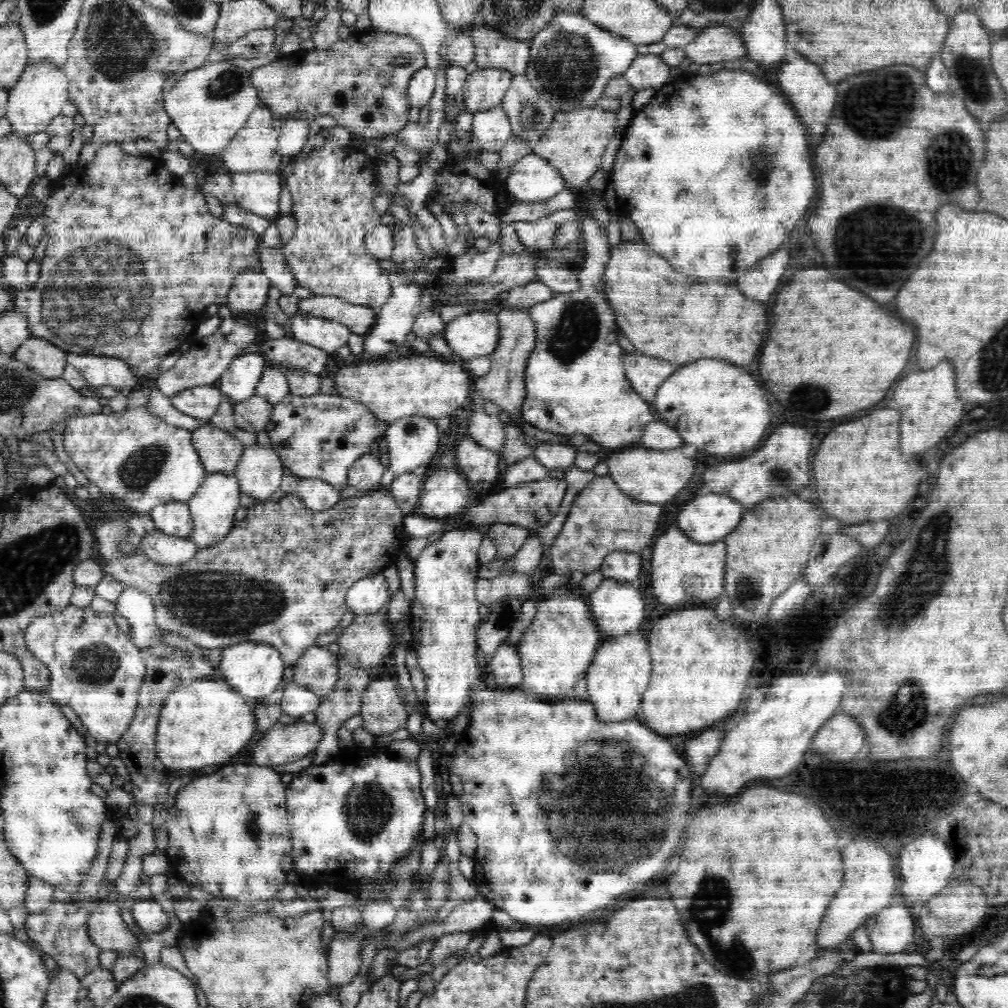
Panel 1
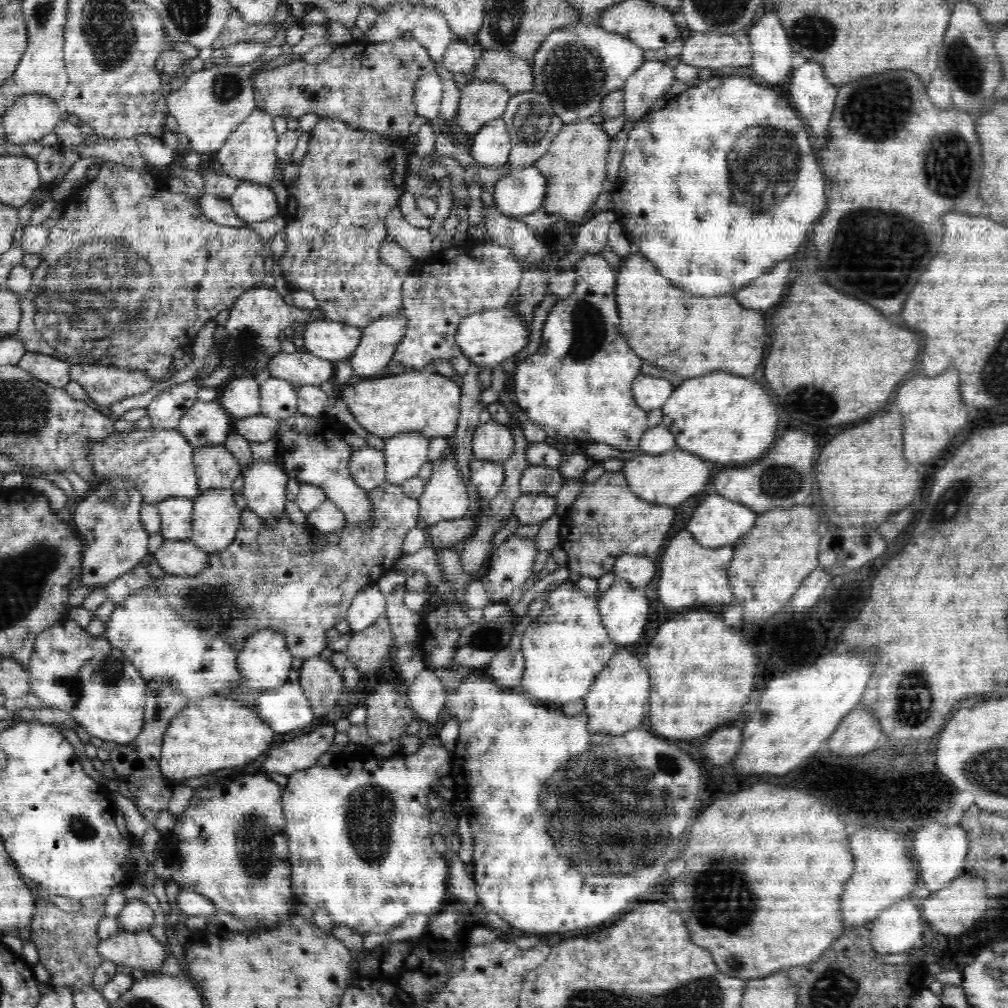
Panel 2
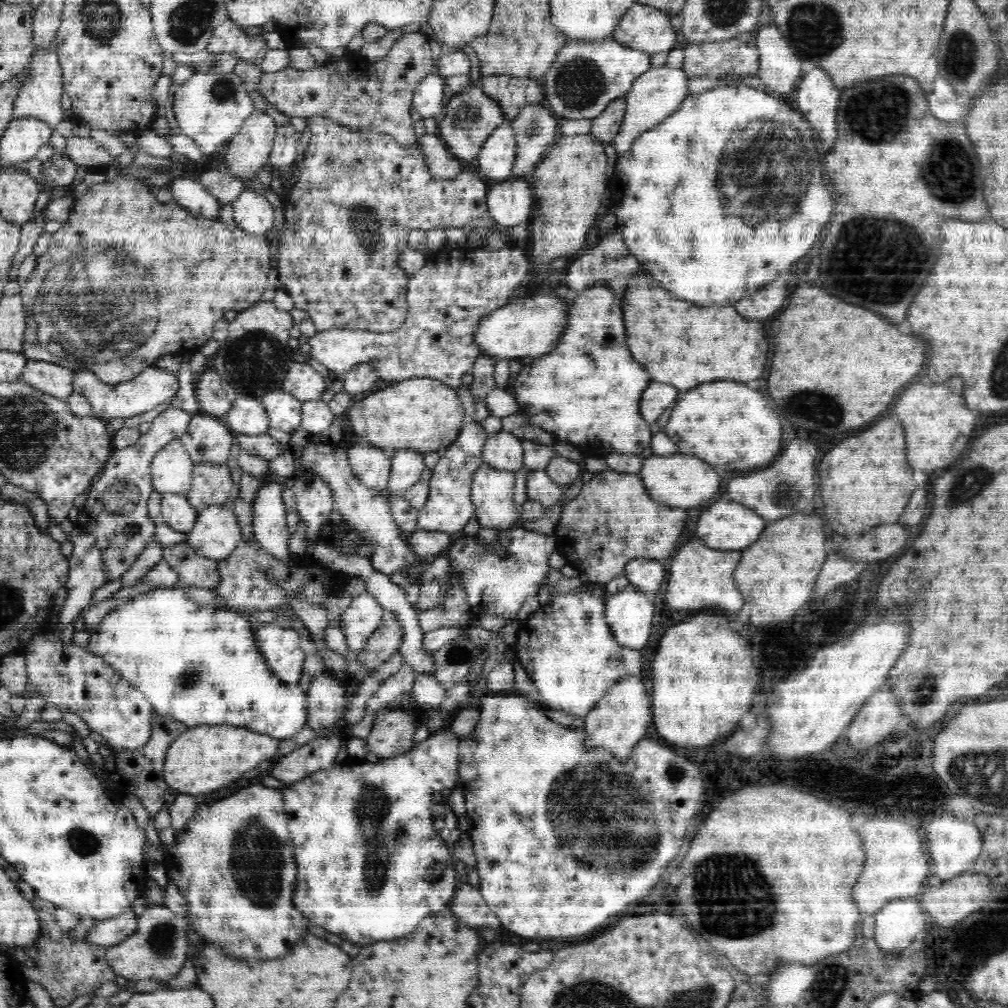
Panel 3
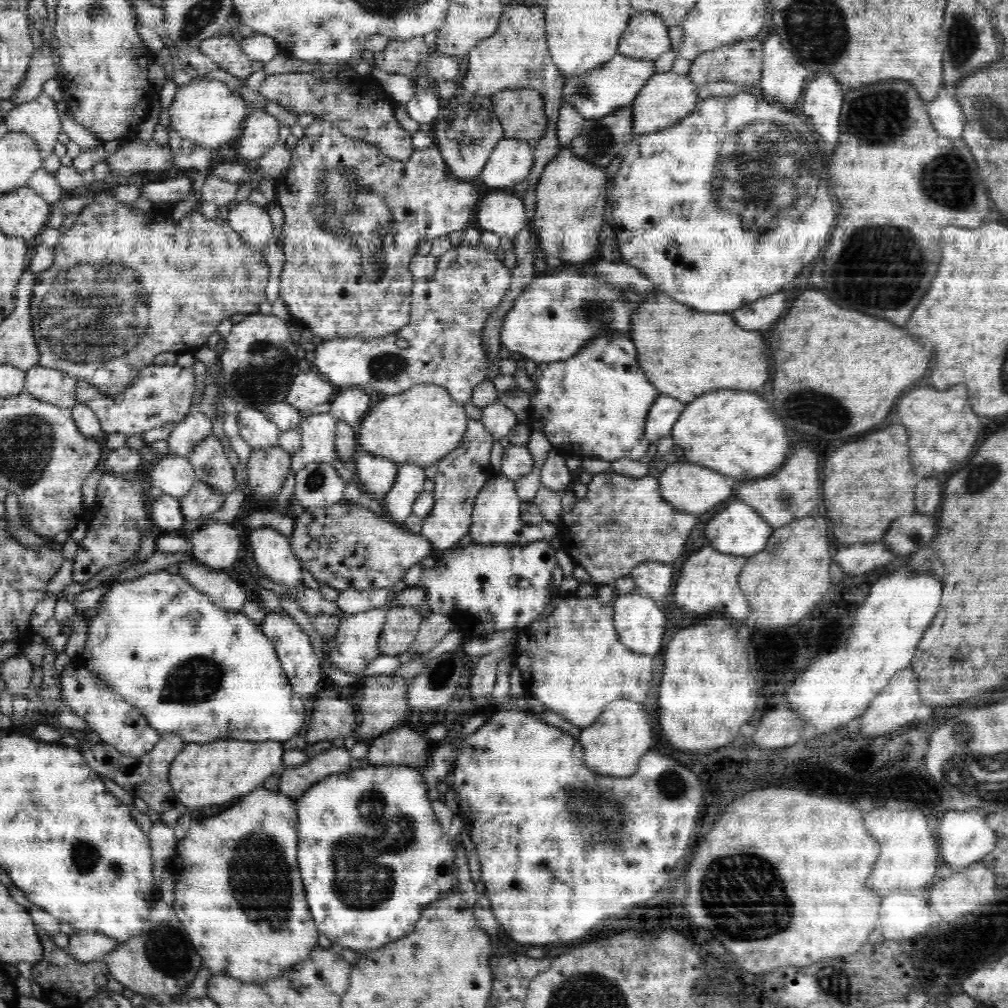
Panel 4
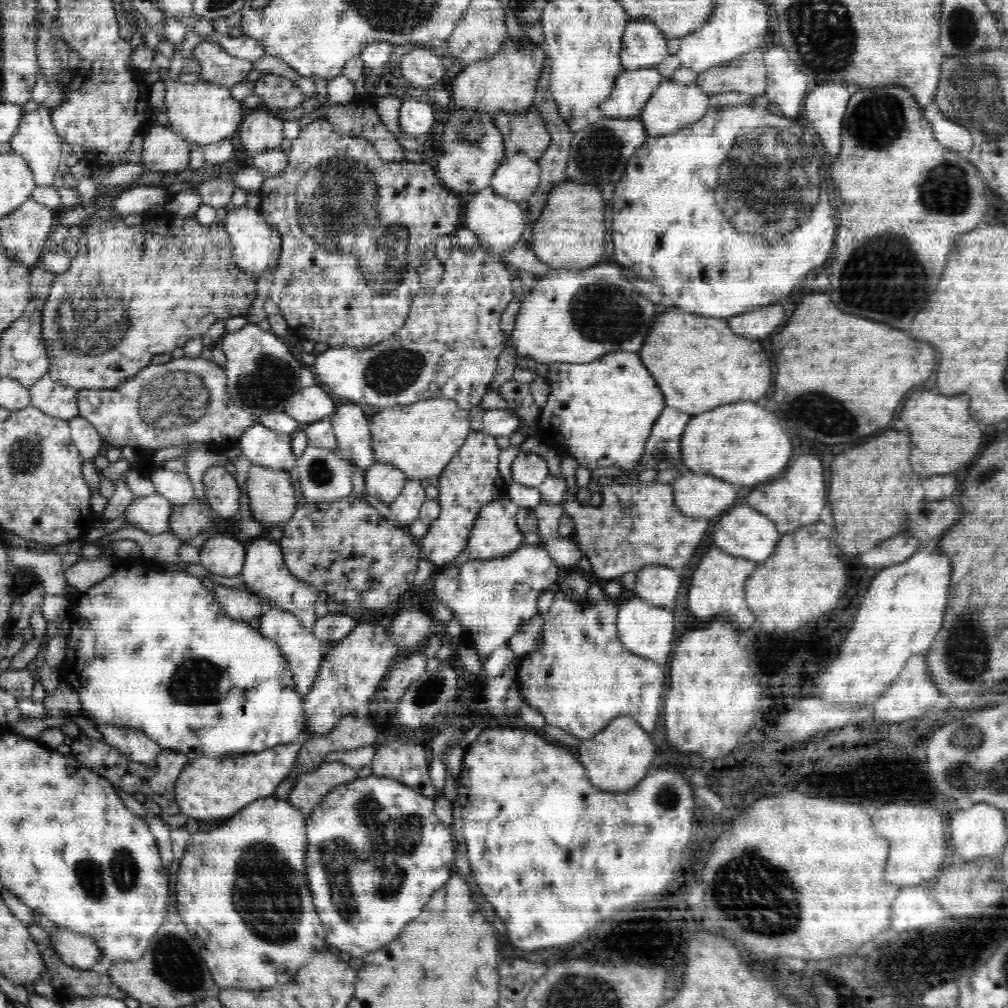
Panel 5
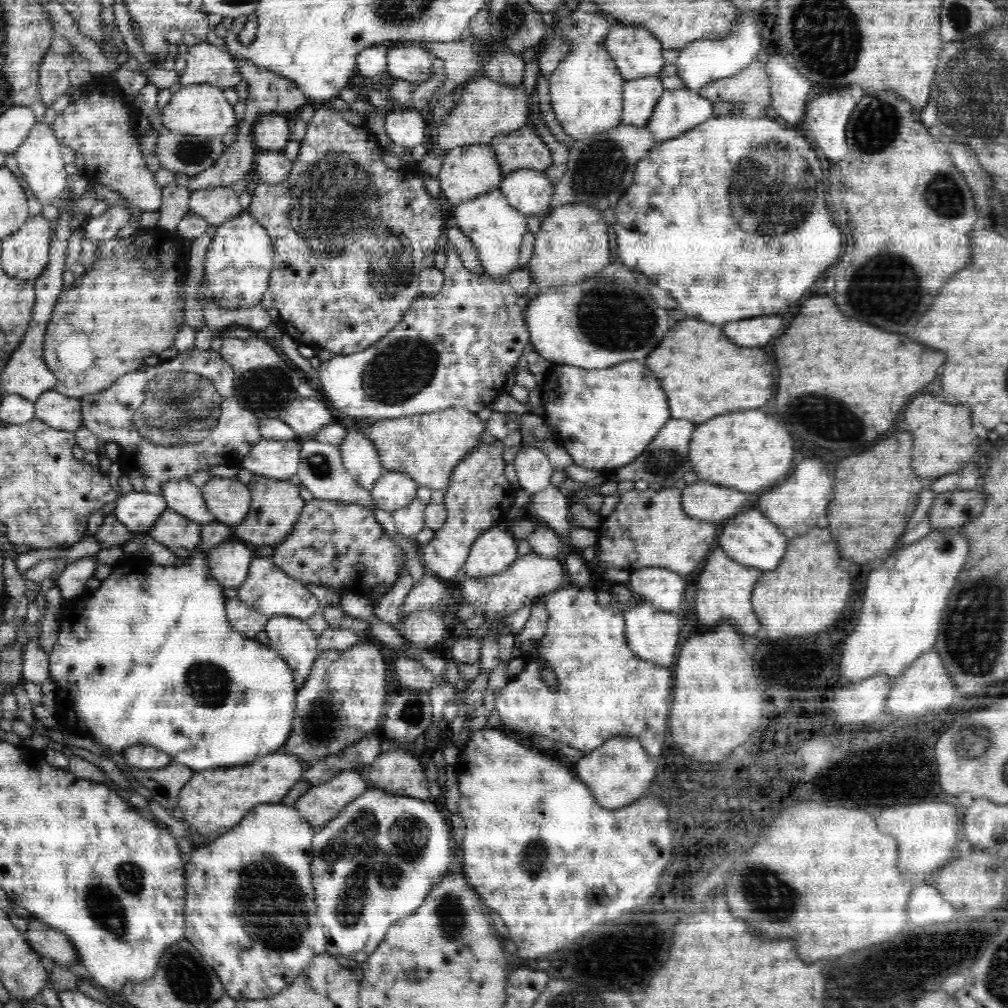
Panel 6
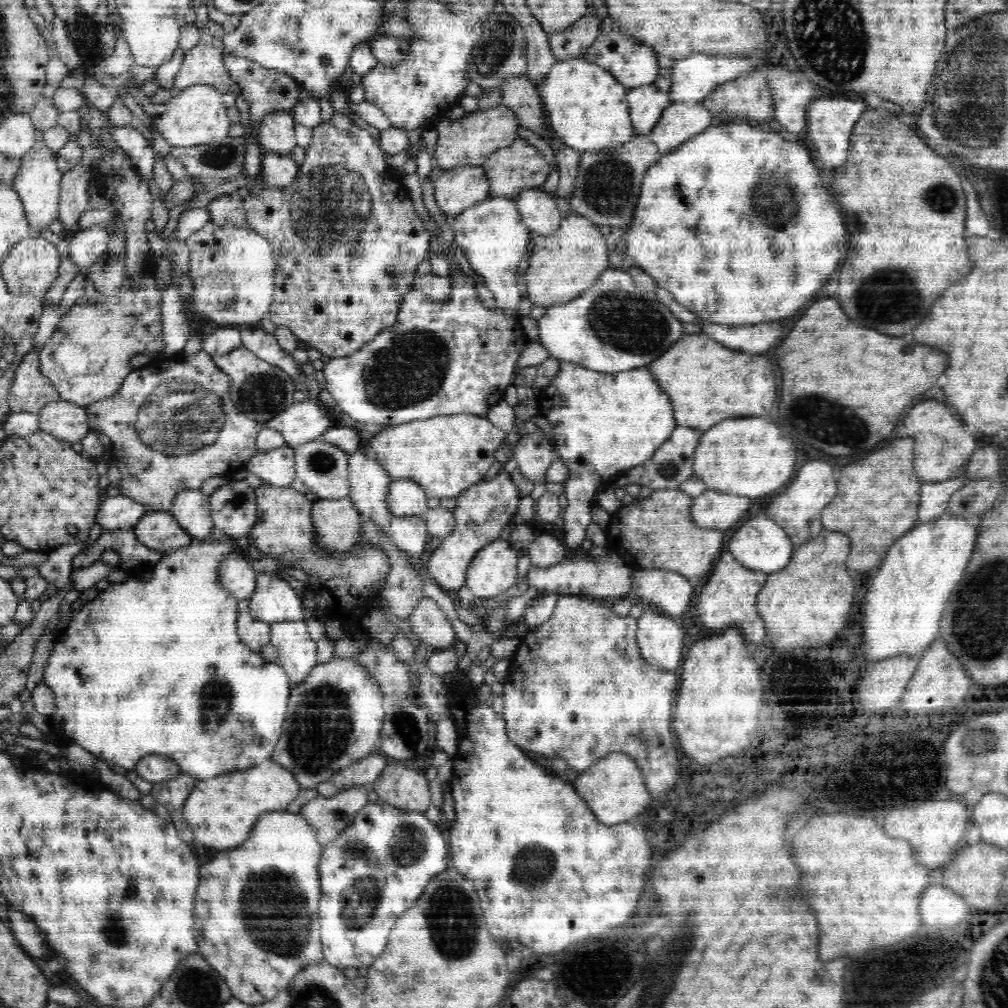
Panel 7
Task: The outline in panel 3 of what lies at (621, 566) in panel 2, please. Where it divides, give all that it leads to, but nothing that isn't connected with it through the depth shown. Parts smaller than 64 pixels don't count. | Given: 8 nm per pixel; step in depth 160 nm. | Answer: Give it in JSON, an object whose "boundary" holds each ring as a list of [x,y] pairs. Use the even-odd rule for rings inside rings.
{"boundary":[[[638,558],[627,562],[623,574],[628,578],[629,584],[636,586],[638,590],[656,594],[660,592],[660,586],[666,580],[667,571],[656,560]]]}

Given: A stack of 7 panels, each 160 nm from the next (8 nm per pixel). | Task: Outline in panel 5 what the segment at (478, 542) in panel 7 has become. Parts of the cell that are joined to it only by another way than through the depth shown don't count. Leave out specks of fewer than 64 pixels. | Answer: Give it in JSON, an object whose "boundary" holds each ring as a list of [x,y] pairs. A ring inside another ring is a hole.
{"boundary":[[[474,430],[468,435],[456,457],[435,481],[439,488],[436,499],[440,503],[440,514],[429,525],[429,532],[420,543],[421,560],[433,562],[438,569],[451,565],[454,558],[467,548],[480,508],[492,500],[500,500],[500,496],[506,496],[509,486],[500,477],[498,469],[500,450],[496,437],[492,435]]]}

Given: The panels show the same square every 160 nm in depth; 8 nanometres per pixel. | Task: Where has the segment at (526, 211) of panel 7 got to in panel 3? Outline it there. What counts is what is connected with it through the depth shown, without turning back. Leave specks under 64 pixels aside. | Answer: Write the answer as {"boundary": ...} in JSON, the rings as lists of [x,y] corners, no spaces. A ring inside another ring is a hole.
{"boundary":[[[504,121],[484,141],[476,163],[471,167],[484,179],[498,182],[515,178],[512,168],[516,162],[516,135],[509,121]]]}

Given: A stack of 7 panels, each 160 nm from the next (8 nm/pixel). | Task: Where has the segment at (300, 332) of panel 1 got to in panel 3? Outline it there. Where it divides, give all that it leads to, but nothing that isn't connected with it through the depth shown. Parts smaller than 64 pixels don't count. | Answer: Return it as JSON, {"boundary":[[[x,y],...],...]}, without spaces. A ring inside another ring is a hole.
{"boundary":[[[484,246],[478,249],[449,248],[427,255],[426,264],[416,274],[409,275],[407,303],[408,314],[404,324],[394,331],[377,333],[348,328],[332,328],[316,332],[310,337],[310,358],[324,364],[334,378],[346,376],[346,372],[358,364],[371,364],[379,378],[384,382],[402,382],[402,380],[430,377],[441,380],[455,391],[460,388],[472,372],[475,360],[480,355],[480,347],[474,341],[476,326],[484,316],[510,302],[513,292],[530,277],[530,259],[518,246],[506,246],[498,250],[488,250]]]}

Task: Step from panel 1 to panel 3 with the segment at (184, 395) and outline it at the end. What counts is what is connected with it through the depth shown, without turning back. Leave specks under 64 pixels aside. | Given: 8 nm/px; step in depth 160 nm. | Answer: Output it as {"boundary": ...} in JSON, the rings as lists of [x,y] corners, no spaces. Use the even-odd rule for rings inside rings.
{"boundary":[[[199,411],[193,415],[188,431],[179,440],[185,446],[194,465],[226,465],[230,456],[230,448],[235,441],[235,434],[223,420],[216,416],[206,416]]]}

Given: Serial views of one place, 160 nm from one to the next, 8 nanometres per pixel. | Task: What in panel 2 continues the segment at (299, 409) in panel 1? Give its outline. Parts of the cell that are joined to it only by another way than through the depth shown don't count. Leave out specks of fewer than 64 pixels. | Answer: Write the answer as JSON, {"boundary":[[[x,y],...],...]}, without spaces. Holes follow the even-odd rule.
{"boundary":[[[297,412],[289,416],[289,420],[279,424],[279,430],[275,440],[278,442],[278,461],[287,476],[302,483],[315,484],[324,489],[327,499],[336,503],[336,506],[344,513],[345,520],[352,527],[364,527],[370,520],[372,501],[368,499],[368,492],[360,488],[352,478],[349,463],[355,448],[346,445],[342,436],[332,436],[332,444],[326,440],[326,434],[322,432],[320,420],[314,420],[318,416],[304,416]]]}

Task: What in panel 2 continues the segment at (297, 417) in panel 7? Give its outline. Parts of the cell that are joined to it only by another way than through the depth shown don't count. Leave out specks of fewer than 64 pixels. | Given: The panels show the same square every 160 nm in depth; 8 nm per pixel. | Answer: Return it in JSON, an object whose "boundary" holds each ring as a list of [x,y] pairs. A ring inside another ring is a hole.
{"boundary":[[[304,349],[295,353],[283,351],[268,362],[268,370],[272,377],[287,380],[294,388],[302,386],[319,386],[325,380],[330,380],[335,374],[333,361],[318,358]]]}

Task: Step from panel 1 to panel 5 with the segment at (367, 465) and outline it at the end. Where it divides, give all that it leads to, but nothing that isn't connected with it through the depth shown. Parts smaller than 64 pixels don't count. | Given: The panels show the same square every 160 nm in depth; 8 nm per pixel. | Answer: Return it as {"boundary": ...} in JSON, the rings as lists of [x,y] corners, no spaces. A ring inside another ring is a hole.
{"boundary":[[[375,462],[365,472],[366,492],[389,505],[406,484],[407,476],[396,466]]]}

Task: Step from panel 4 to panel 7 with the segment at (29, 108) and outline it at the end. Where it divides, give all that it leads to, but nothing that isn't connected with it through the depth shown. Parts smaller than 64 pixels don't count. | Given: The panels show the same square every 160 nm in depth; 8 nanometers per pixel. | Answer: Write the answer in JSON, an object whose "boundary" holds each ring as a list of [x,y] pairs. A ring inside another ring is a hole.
{"boundary":[[[36,140],[34,146],[22,156],[20,170],[14,178],[13,186],[20,196],[20,201],[22,201],[25,217],[32,235],[37,235],[40,230],[46,230],[54,220],[58,220],[59,186],[62,172],[56,167],[56,158],[57,154],[52,152],[44,141]]]}

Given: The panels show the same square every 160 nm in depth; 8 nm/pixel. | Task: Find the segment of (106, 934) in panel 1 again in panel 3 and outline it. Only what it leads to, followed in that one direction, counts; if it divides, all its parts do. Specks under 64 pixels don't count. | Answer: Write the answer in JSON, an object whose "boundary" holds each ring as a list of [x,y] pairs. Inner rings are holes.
{"boundary":[[[147,904],[144,916],[138,917],[137,929],[127,940],[108,947],[106,962],[108,966],[127,980],[154,980],[164,984],[172,980],[182,970],[182,966],[188,960],[188,939],[186,930],[186,918],[172,913],[166,906]]]}

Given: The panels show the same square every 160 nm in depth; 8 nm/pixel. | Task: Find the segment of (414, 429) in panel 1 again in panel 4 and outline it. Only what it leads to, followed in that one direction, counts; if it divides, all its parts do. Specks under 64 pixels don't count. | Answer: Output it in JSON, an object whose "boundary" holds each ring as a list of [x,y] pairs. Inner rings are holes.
{"boundary":[[[414,464],[398,466],[398,475],[390,488],[390,492],[384,496],[384,509],[390,522],[399,525],[411,515],[412,506],[416,496],[424,490],[424,469]]]}

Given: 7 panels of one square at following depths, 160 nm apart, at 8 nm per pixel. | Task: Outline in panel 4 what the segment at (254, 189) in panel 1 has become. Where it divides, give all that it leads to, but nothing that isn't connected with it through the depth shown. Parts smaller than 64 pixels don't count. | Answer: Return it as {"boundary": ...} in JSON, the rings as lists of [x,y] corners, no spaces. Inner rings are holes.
{"boundary":[[[244,200],[230,206],[227,220],[230,226],[241,233],[244,242],[255,247],[266,247],[266,241],[273,237],[272,223],[265,207]]]}

